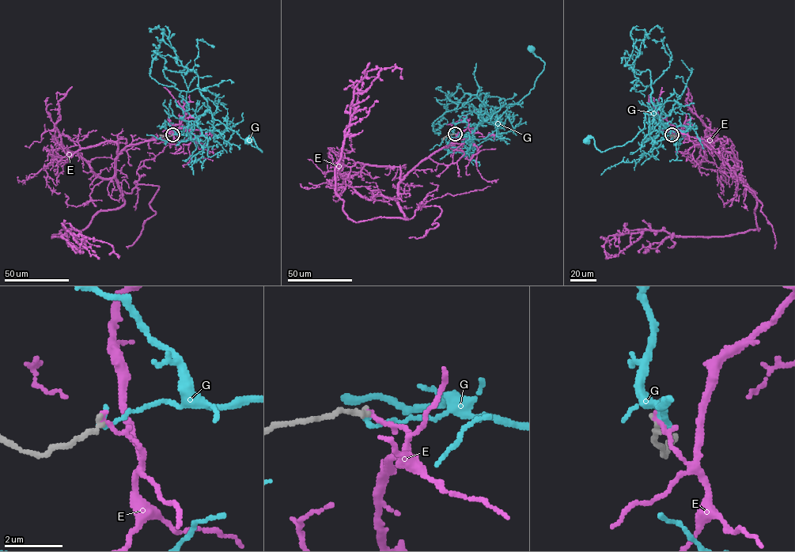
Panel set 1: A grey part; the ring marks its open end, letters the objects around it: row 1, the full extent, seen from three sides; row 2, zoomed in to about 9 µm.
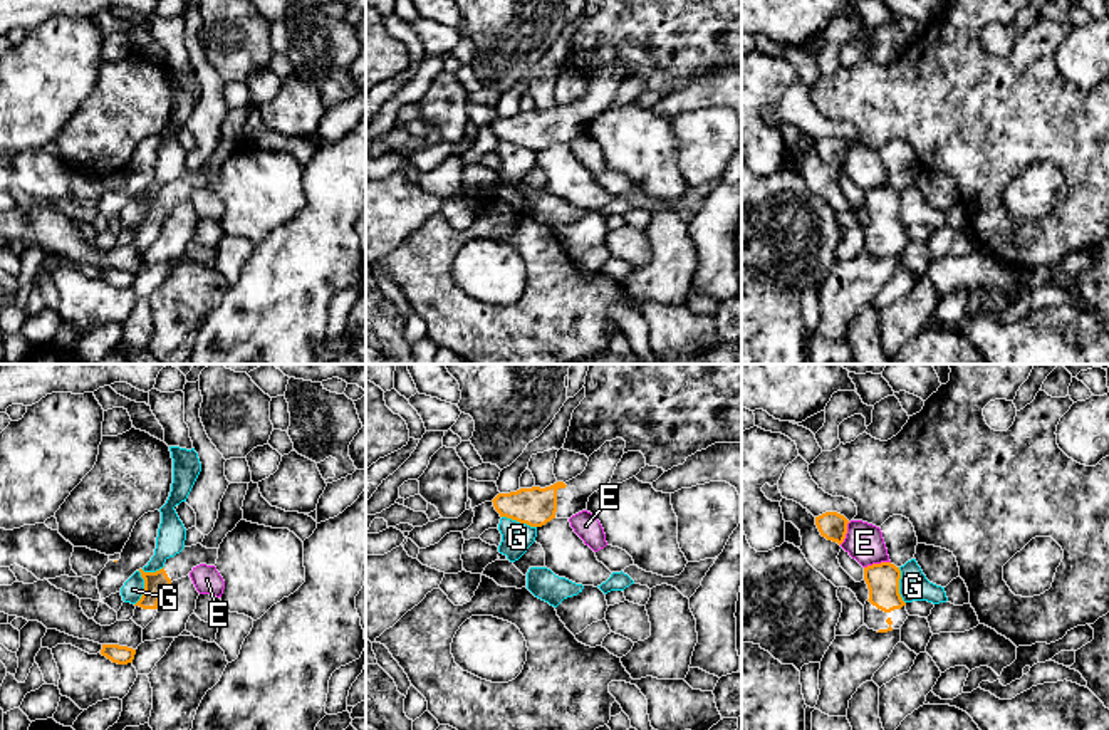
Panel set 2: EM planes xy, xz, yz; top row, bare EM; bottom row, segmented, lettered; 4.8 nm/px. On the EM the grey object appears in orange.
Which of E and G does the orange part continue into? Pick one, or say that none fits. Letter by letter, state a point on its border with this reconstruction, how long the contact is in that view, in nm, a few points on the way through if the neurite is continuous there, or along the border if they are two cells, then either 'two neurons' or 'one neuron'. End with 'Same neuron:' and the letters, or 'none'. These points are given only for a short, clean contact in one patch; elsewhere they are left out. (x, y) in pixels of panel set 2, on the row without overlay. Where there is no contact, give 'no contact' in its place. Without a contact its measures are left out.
E: meets orange in yz at (876, 188); contact 130 nm long; border along yz (890, 185), (864, 192); two neurons
G: meets orange in xy at (141, 200); contact 240 nm long; border along xy (163, 190), (141, 197), (143, 218), (135, 229); two neurons
Same neuron: none

